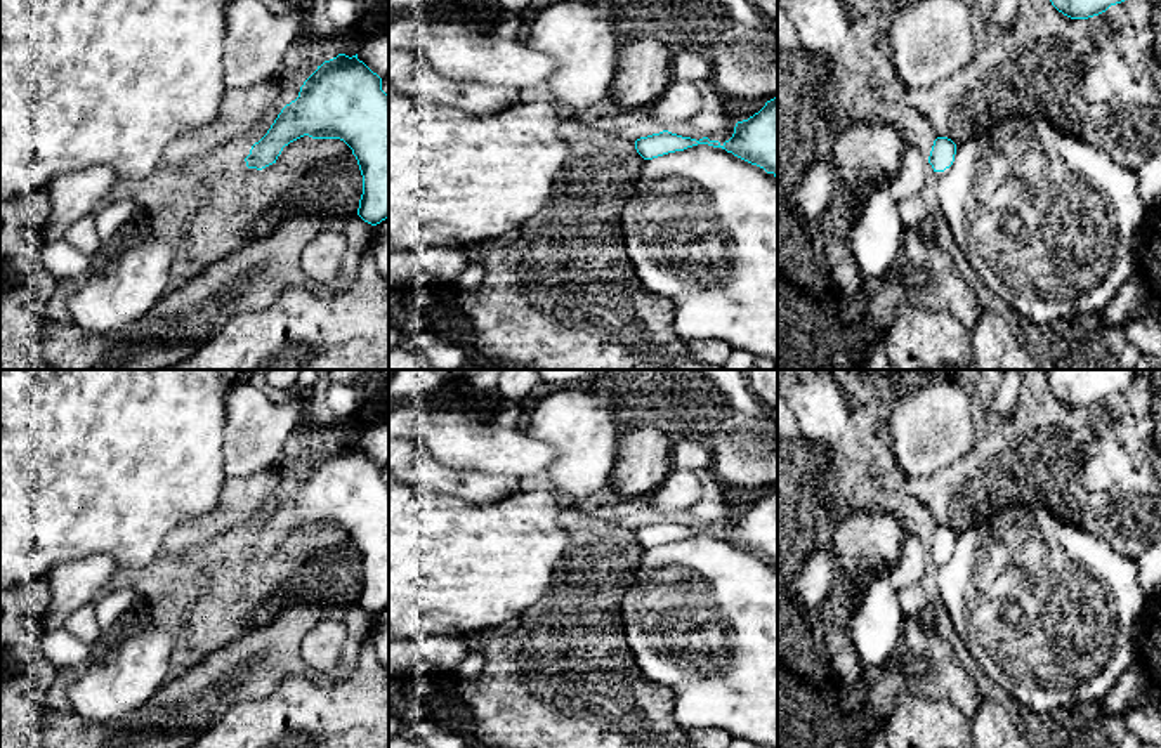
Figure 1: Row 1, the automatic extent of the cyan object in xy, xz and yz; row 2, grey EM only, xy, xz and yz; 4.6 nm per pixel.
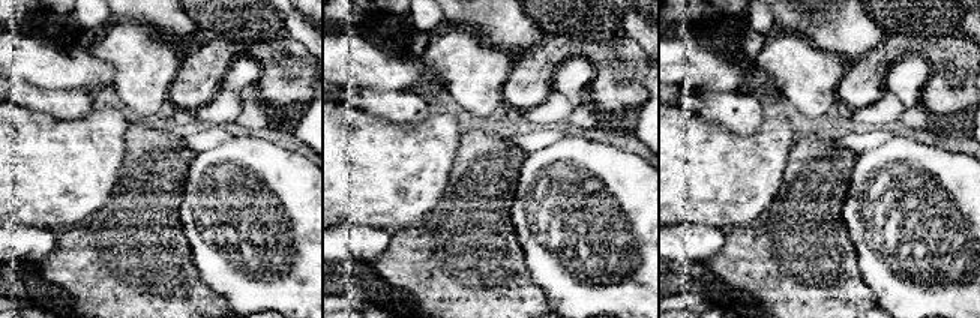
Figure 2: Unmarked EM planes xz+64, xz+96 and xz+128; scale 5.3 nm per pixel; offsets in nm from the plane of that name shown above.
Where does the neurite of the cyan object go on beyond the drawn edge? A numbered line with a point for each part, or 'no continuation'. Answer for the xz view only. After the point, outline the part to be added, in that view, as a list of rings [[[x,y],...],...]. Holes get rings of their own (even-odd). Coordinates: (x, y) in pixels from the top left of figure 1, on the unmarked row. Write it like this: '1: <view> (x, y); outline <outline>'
no continuation

